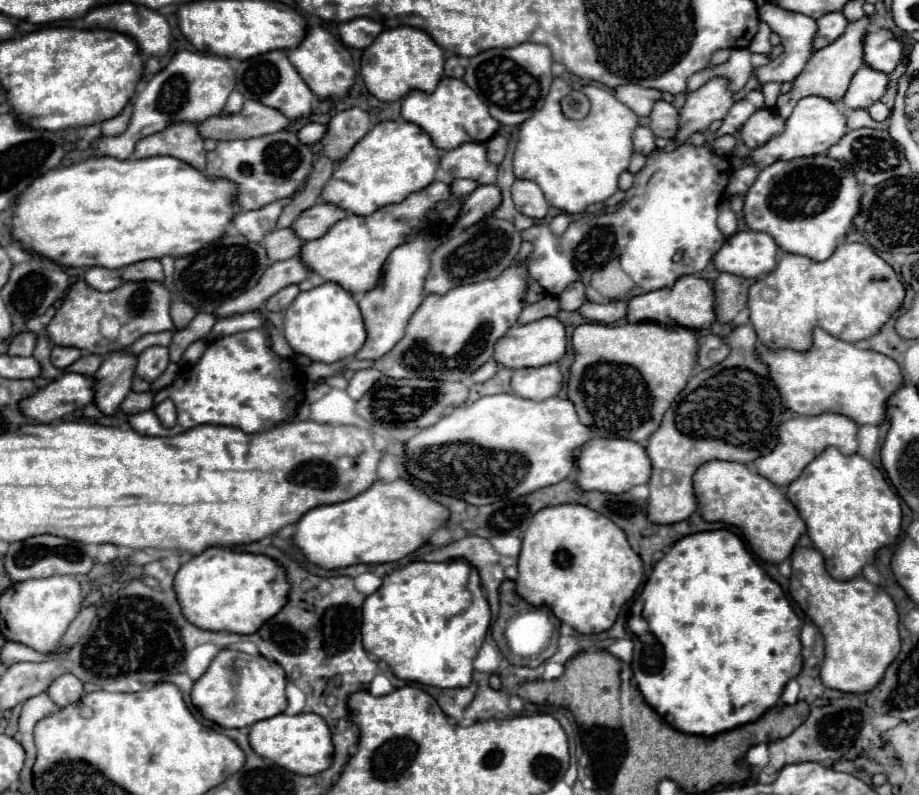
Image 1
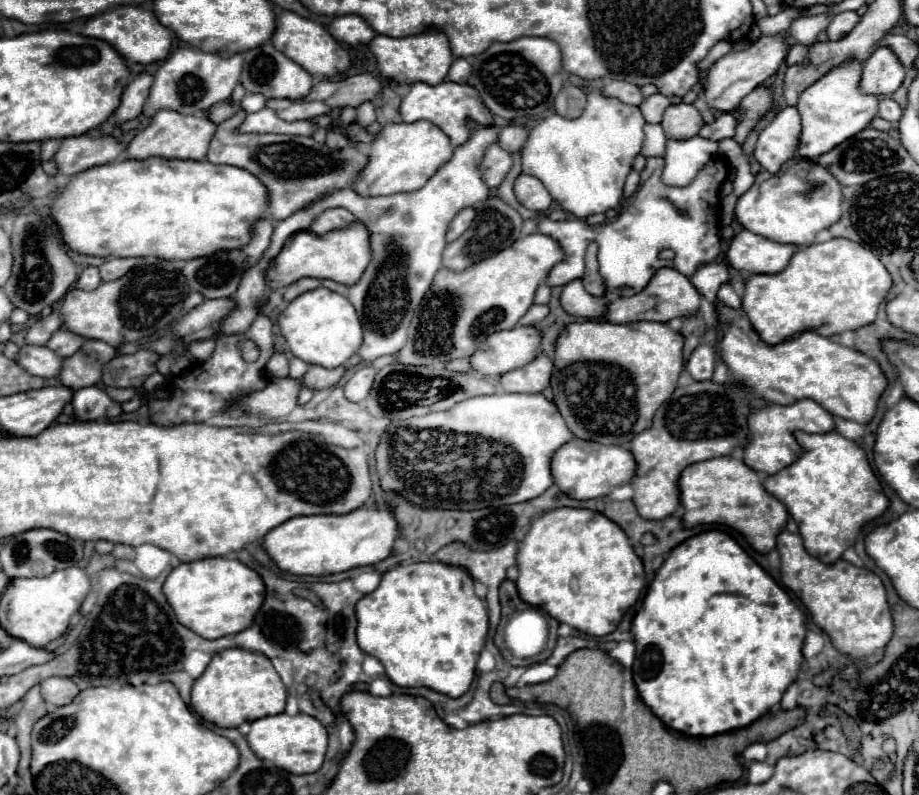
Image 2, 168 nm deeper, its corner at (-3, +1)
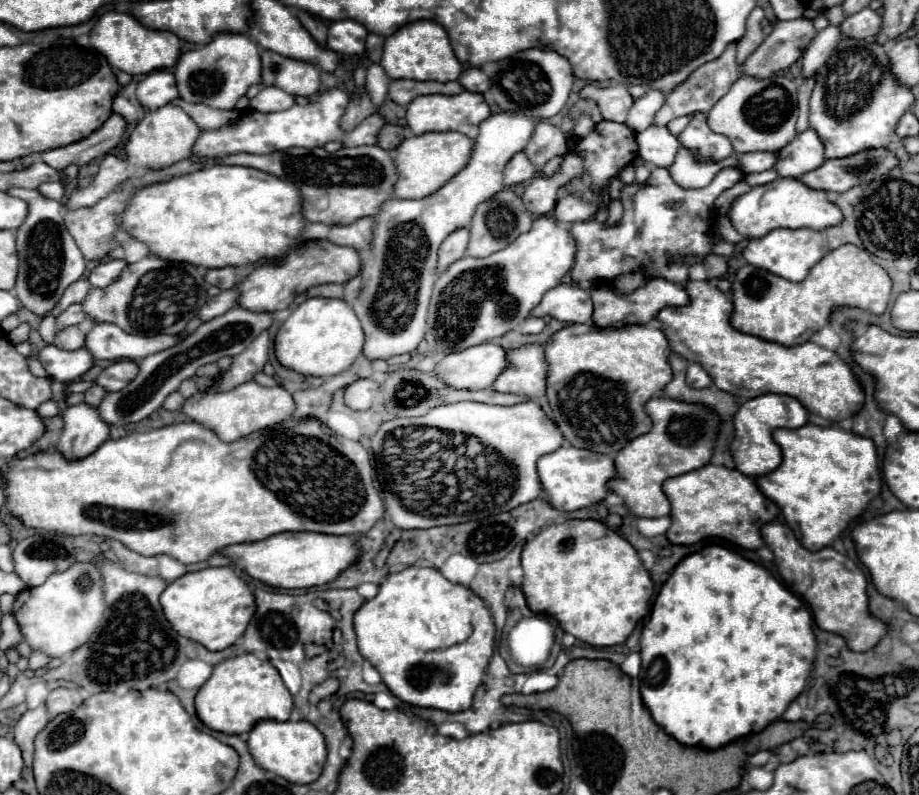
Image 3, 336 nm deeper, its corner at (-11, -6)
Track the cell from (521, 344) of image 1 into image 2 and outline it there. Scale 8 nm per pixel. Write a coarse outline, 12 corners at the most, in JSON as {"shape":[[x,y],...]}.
{"shape":[[518,326],[490,334],[468,358],[500,376],[540,354],[540,332]]}

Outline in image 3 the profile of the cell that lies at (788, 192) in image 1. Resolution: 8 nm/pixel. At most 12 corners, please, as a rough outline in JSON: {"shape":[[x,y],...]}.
{"shape":[[798,179],[752,187],[730,209],[734,229],[822,231],[844,221],[828,191]]}

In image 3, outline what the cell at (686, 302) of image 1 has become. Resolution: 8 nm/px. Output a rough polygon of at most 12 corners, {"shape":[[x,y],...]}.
{"shape":[[662,277],[630,295],[604,283],[592,291],[594,325],[624,327],[690,305],[686,289]]}

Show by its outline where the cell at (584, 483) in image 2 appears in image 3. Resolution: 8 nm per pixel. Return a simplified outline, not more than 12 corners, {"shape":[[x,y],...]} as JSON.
{"shape":[[564,445],[538,461],[550,503],[576,511],[600,503],[614,459]]}

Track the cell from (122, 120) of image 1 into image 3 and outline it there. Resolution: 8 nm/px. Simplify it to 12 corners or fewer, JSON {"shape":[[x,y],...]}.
{"shape":[[170,71],[148,73],[136,97],[144,111],[178,97]]}

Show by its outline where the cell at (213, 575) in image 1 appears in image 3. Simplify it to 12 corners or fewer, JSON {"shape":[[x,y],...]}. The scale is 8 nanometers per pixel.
{"shape":[[232,567],[170,583],[162,609],[176,633],[230,647],[256,613]]}

